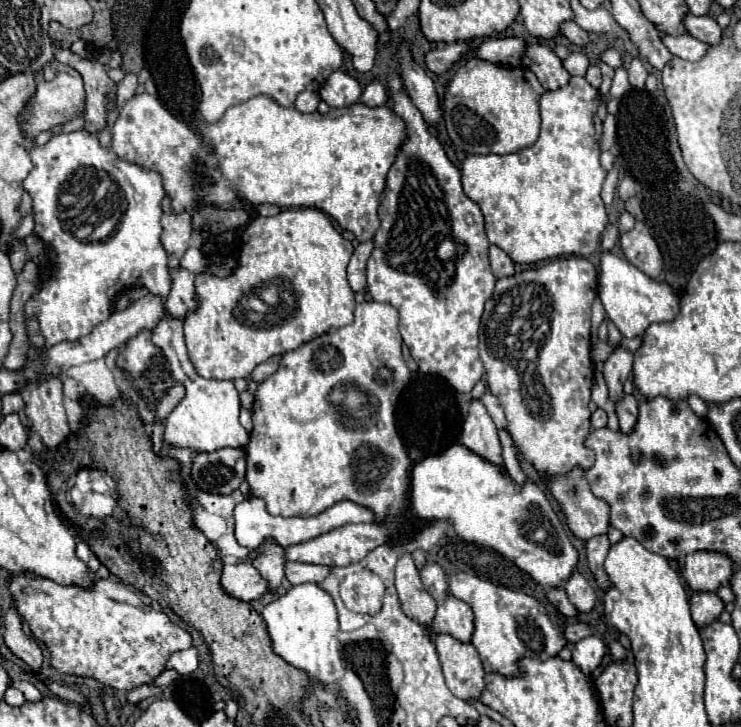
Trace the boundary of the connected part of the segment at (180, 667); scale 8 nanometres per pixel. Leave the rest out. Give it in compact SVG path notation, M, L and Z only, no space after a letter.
M187 648L187 650L179 650L179 652L171 654L167 664L165 664L167 670L175 668L175 672L181 674L181 676L187 676L187 674L195 672L197 666L199 666L199 656L197 656L195 648Z

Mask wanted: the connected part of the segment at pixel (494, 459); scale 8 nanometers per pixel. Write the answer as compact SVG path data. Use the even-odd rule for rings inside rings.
M471 400L469 406L469 416L465 418L463 424L463 434L461 434L461 444L485 458L487 462L495 466L503 466L503 456L501 456L501 442L497 434L497 426L487 414L485 406L481 400Z

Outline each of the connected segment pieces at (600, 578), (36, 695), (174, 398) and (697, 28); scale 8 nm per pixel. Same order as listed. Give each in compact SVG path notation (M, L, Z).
M595 536L587 542L587 560L589 560L589 568L597 580L597 586L607 592L611 588L611 582L609 582L609 576L605 574L605 568L603 568L603 562L607 558L611 550L611 542L607 536Z
M19 682L11 685L21 690L29 702L39 702L41 698L43 698L43 696L41 696L41 692L39 692L31 682Z
M175 384L175 386L167 392L167 396L159 402L159 406L157 406L157 410L155 410L155 422L165 420L165 418L171 414L171 410L183 400L183 396L185 396L185 386L183 386L183 384Z
M685 14L683 18L685 32L691 34L693 38L705 42L705 44L717 44L721 40L723 30L711 16L695 16L695 14Z

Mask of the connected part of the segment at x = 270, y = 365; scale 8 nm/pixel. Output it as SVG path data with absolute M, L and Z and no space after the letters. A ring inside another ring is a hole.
M273 356L273 358L269 358L267 362L263 362L261 366L257 366L257 368L253 370L251 380L255 380L257 384L261 384L265 378L269 378L269 376L271 376L271 374L277 370L279 362L281 362L281 356Z

